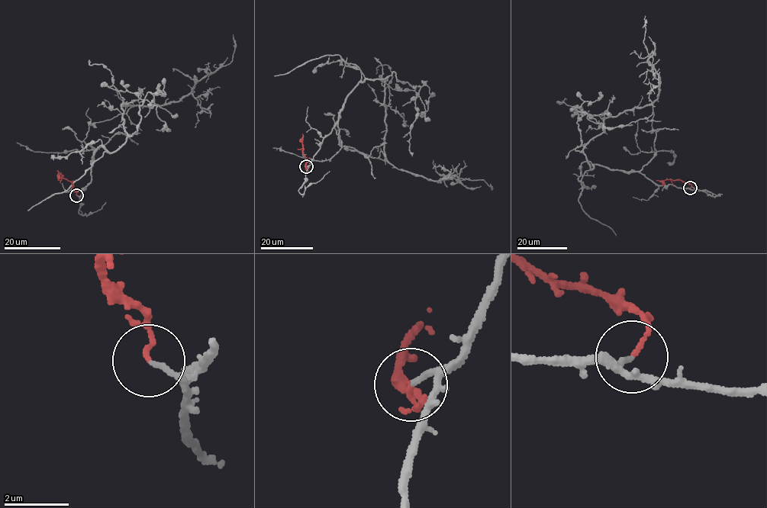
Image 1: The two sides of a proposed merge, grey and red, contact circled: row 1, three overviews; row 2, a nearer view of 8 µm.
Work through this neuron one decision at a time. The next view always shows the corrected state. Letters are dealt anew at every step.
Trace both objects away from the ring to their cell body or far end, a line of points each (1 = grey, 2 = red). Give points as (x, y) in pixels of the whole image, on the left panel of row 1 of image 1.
1: (76, 195), (91, 178), (95, 150), (125, 143), (122, 104), (187, 96), (231, 62), (233, 35)
2: (76, 195), (71, 182), (56, 171)

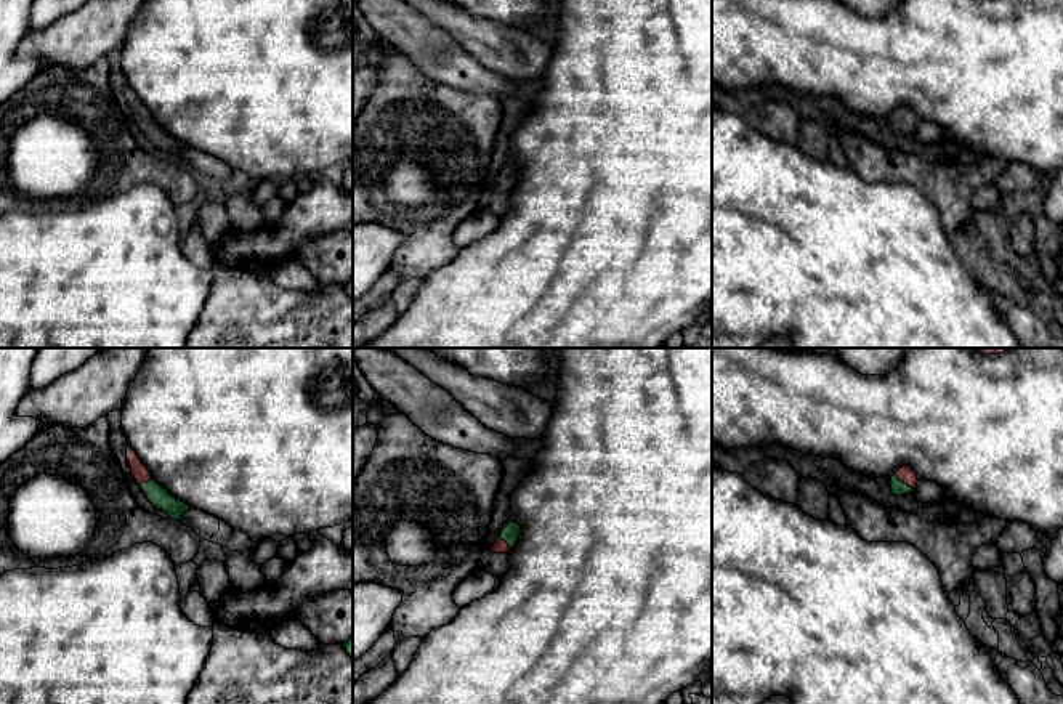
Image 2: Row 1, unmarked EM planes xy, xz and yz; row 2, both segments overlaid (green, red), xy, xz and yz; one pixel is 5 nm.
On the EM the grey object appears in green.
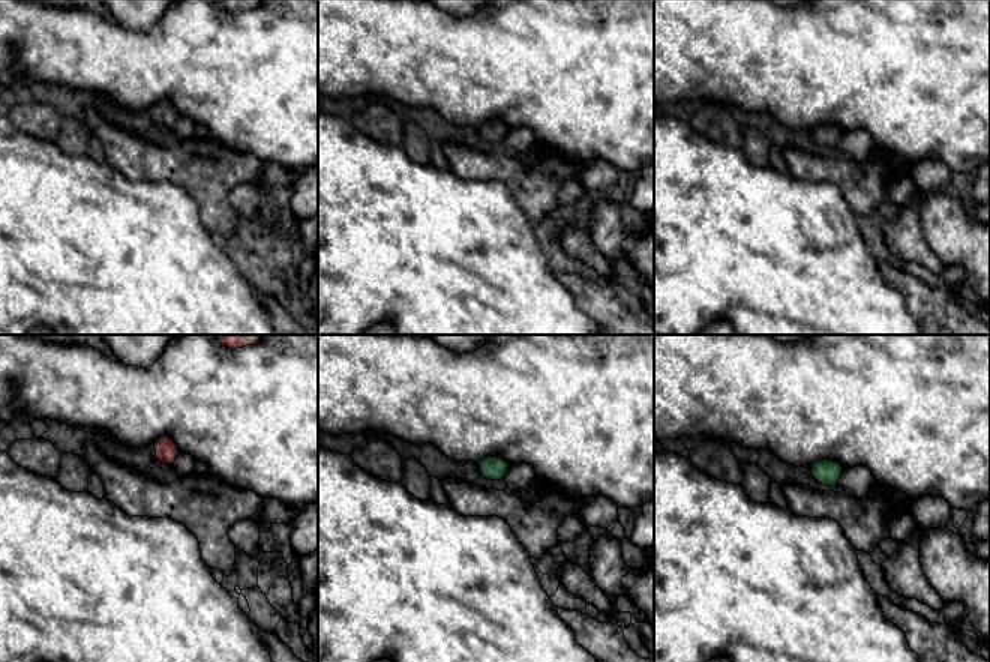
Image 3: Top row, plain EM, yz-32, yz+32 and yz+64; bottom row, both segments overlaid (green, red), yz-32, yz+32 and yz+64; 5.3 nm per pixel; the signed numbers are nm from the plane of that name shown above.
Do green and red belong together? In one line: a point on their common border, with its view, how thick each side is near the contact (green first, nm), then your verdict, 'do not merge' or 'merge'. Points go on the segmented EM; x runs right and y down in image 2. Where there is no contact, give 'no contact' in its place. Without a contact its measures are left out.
contact yz (903, 483); calibres 80 and 80 nm; merge

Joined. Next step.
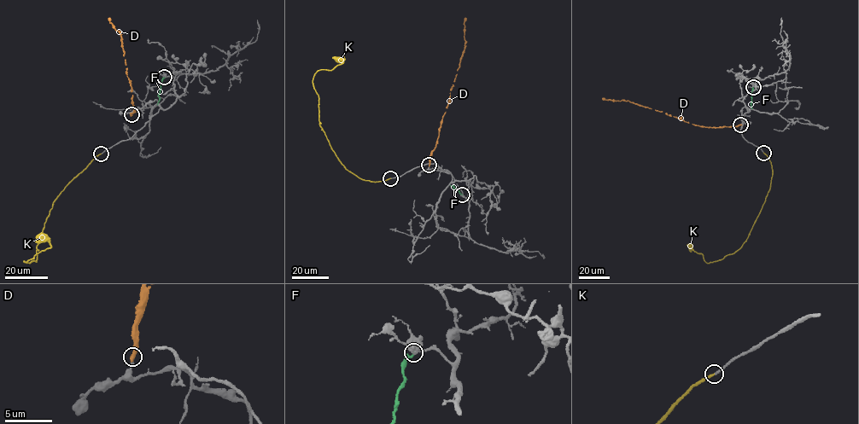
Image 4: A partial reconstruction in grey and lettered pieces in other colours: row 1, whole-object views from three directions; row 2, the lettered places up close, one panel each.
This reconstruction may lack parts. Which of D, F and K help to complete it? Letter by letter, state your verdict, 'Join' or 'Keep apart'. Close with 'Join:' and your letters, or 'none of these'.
D: Keep apart
F: Keep apart
K: Join
Join: K

